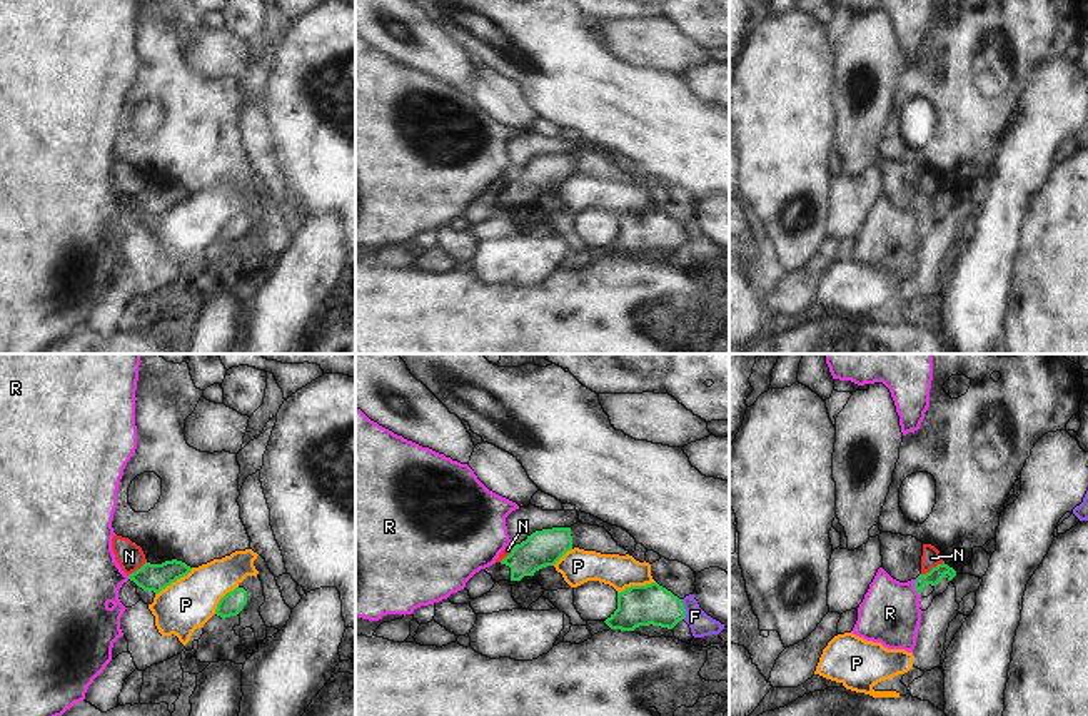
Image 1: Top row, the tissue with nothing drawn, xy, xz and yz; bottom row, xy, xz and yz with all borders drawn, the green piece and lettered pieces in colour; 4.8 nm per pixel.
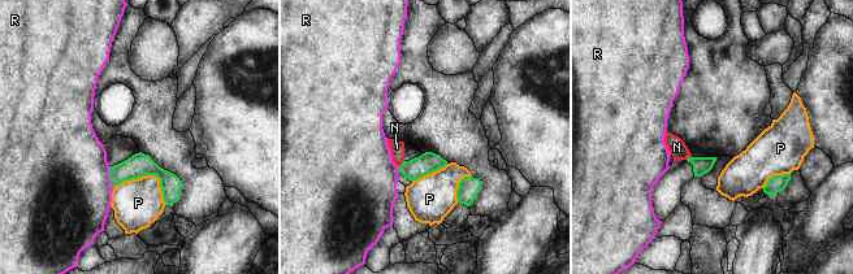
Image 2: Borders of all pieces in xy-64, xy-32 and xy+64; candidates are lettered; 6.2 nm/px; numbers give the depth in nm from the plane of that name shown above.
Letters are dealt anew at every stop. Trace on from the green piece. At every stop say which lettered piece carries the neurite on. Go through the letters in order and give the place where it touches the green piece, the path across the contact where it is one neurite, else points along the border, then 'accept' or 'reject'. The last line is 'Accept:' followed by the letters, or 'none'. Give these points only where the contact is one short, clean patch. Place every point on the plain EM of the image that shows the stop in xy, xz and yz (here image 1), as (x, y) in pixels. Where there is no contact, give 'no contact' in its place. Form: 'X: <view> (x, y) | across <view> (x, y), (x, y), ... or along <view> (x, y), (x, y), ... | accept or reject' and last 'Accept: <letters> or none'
F: xz (685, 236) | reject
N: yz (933, 194) | along yz (943, 187), (921, 201) | reject
P: xy (174, 207) | reject
R: yz (915, 212) | along yz (918, 202), (915, 216), (920, 222) | reject
Accept: none

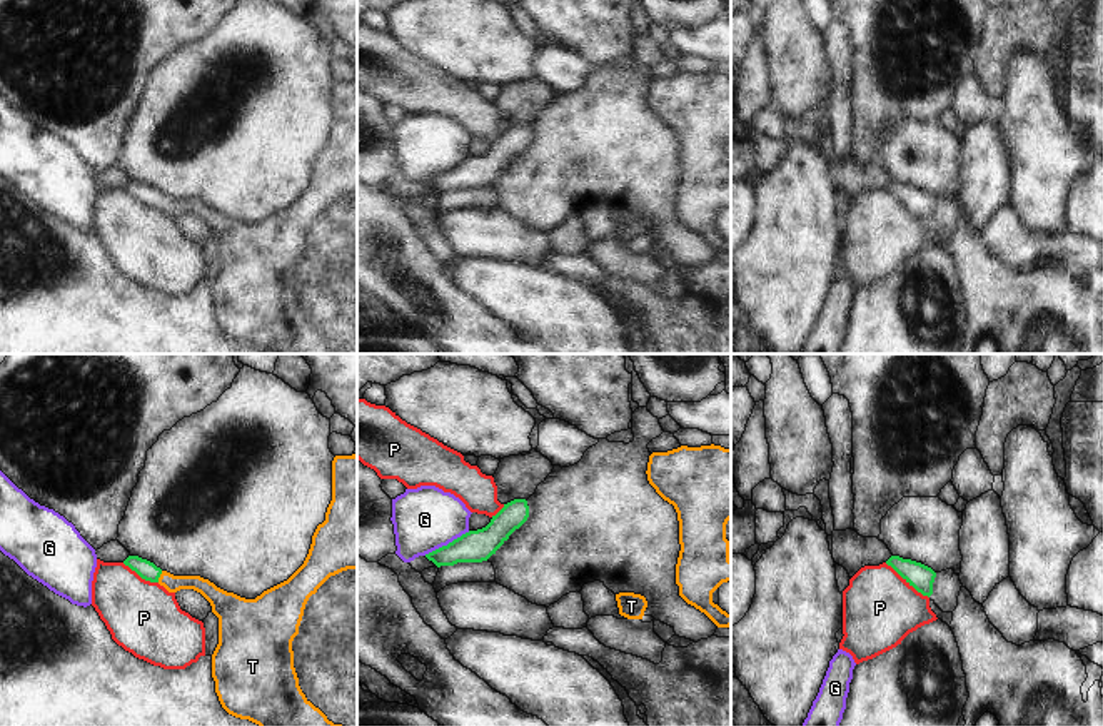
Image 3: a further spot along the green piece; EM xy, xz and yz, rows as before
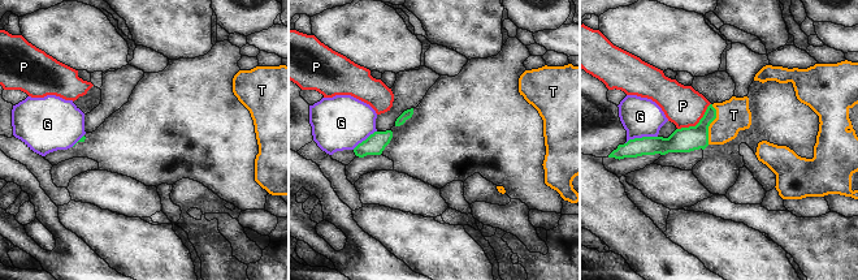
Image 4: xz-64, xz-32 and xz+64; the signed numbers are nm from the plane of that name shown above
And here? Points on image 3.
G: xz (448, 171) | along xz (469, 157), (424, 181) | reject
P: yz (906, 206) | along yz (885, 189), (928, 224) | reject
T: xy (159, 202) | across xy (146, 196), (159, 202), (172, 209) | accept
Accept: T

